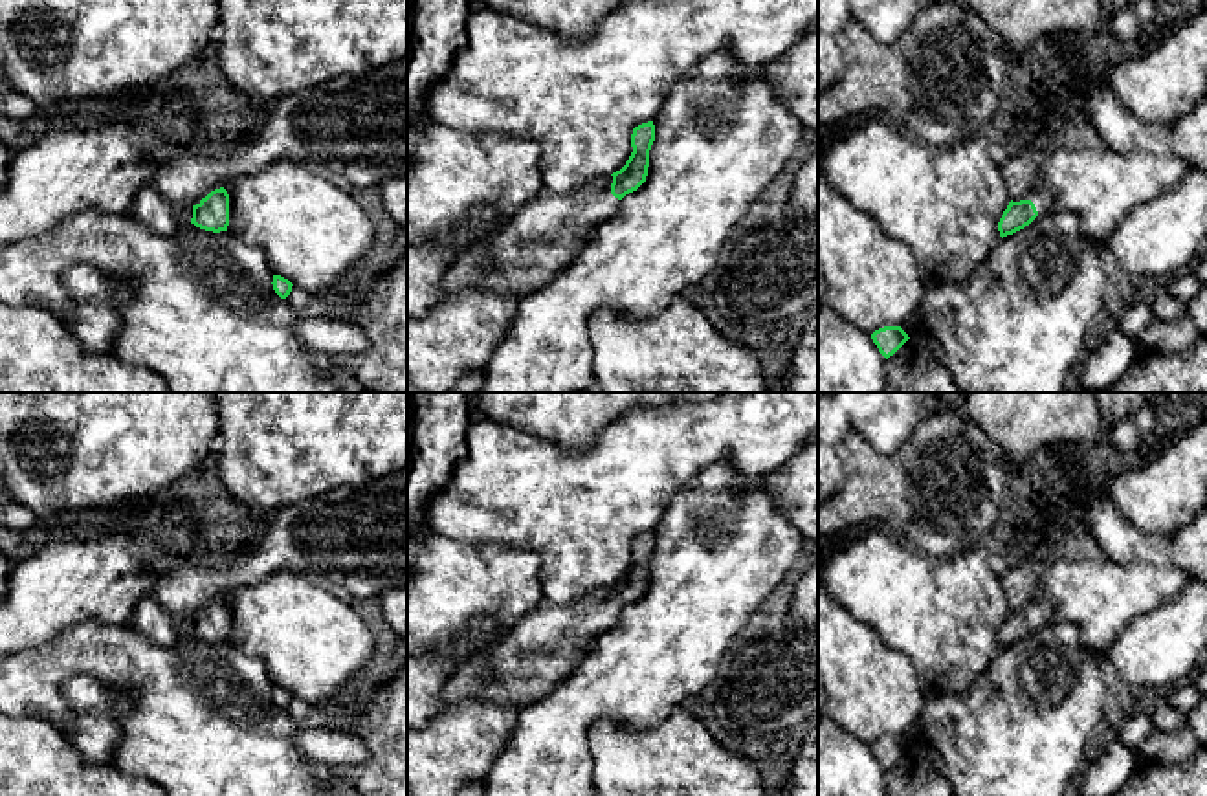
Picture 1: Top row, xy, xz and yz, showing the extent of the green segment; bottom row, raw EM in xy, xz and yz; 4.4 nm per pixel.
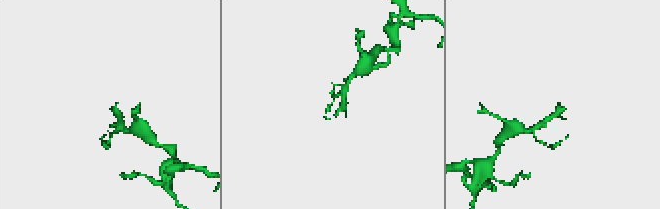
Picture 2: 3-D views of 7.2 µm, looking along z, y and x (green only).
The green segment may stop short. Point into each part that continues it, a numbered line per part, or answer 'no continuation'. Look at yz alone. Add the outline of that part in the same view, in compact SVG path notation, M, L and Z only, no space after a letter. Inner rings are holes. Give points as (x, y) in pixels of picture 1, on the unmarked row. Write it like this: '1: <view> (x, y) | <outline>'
1: yz (1018, 584) | M1000 567L1000 580L1013 613L1031 611L1038 627L1053 622L1053 609L1035 600L1040 574L1024 567Z

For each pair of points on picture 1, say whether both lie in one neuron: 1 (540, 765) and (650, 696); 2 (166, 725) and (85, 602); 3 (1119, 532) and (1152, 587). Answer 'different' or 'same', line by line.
1: same
2: different
3: different

